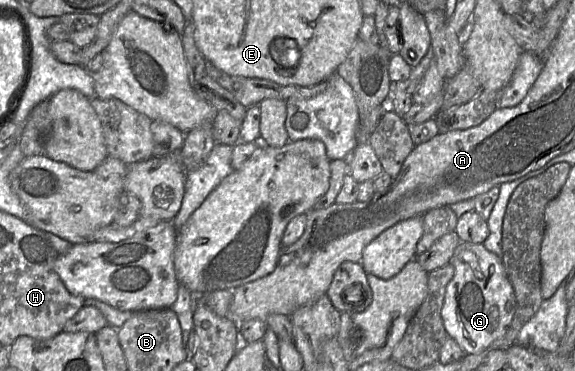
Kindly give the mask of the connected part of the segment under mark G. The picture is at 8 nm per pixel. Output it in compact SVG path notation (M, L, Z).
M460 242L450 264L454 267L454 275L446 287L441 310L443 324L448 335L457 341L466 355L476 354L506 333L516 310L514 289L502 259L483 244Z

